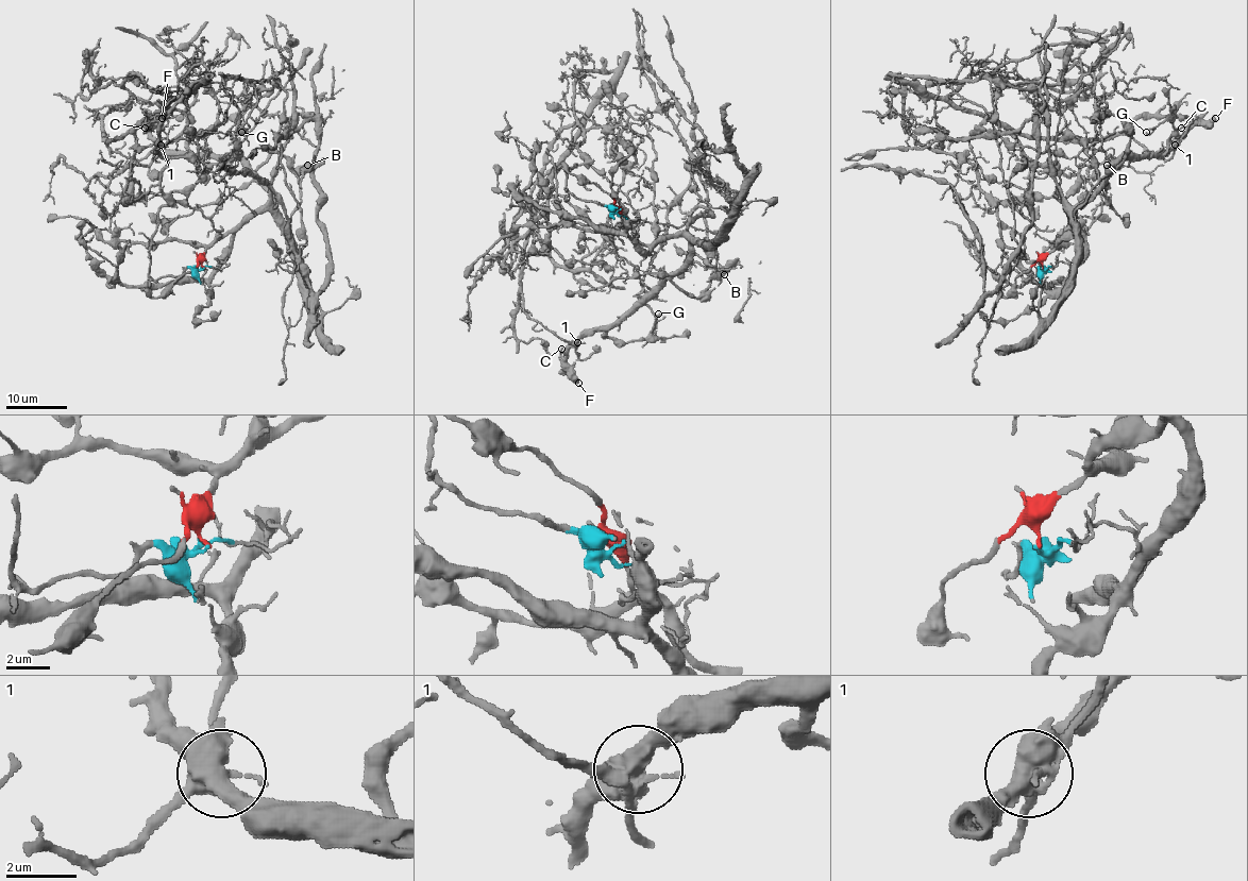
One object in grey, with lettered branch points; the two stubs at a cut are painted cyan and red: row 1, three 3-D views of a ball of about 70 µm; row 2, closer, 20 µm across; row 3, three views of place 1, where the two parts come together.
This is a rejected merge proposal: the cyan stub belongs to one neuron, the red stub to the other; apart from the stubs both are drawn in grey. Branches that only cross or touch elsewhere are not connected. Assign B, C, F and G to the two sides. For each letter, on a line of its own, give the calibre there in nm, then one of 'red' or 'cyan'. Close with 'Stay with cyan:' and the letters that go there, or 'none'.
B: calibre 280 nm; red
C: calibre 170 nm; red
F: calibre 550 nm; red
G: calibre 170 nm; red
Stay with cyan: none

